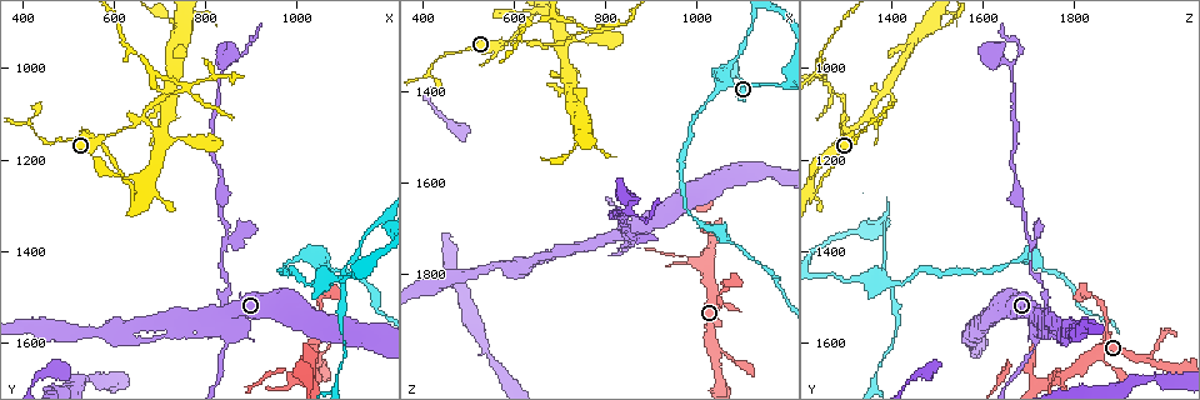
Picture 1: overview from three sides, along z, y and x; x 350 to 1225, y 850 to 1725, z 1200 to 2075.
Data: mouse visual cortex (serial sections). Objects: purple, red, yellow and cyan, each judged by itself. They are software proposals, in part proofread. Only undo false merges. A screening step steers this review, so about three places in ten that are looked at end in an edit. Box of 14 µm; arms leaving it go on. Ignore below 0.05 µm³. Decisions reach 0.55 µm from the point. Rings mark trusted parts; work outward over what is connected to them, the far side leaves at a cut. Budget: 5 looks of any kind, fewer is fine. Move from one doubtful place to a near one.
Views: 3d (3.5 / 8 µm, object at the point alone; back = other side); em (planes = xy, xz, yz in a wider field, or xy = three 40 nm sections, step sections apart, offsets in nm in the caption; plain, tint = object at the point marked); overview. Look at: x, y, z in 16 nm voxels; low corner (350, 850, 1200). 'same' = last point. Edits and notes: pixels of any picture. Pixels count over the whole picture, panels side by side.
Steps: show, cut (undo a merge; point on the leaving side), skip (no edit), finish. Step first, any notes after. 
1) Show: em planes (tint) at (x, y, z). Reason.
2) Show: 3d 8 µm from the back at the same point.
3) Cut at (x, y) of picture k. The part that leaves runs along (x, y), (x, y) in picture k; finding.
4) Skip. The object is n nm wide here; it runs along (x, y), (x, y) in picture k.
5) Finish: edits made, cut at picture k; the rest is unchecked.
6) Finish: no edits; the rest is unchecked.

Show: 3d 8 µm at (635, 1130, 1290). Thin neck.

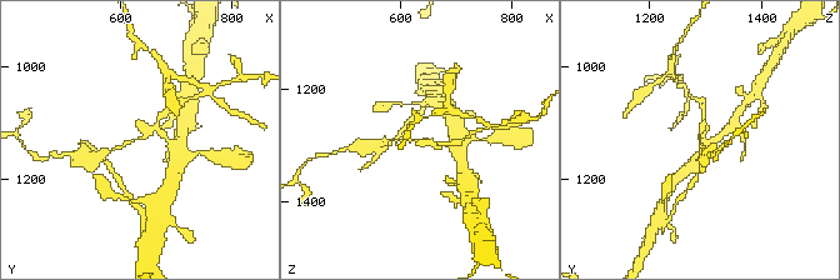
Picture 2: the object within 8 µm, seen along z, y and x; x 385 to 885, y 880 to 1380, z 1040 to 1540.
Show: 3d 3.5 µm at (630, 1130, 1290).

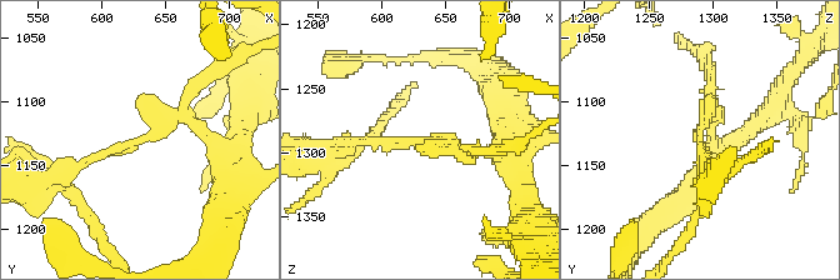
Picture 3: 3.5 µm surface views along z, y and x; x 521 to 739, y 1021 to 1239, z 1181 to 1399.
Show: em xy step 5 (tint) at (638, 1128, 1290). Now the EM.

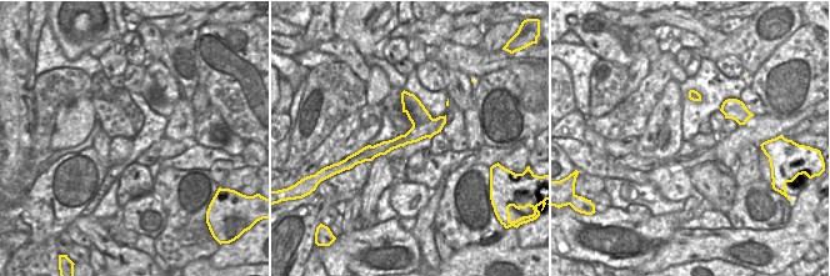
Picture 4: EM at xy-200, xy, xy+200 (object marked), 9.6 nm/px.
Cut at (210, 151) of picture 3. The part that leaves runs along (163, 121), (183, 114), (225, 151), (240, 133) in picture 3; two cells meet here.

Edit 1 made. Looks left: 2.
Show: 3d 3.5 µm at (1175, 1335, 1395). Thin arm on a thick one.

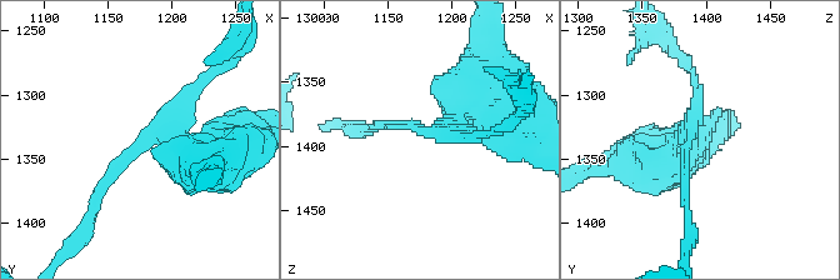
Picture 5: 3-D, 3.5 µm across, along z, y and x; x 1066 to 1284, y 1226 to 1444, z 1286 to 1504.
Show: em xy step 3 (tint) at (1178, 1330, 1388). 3 arms meet here; the arms are 100, 150, 400 nm wide; now the EM.

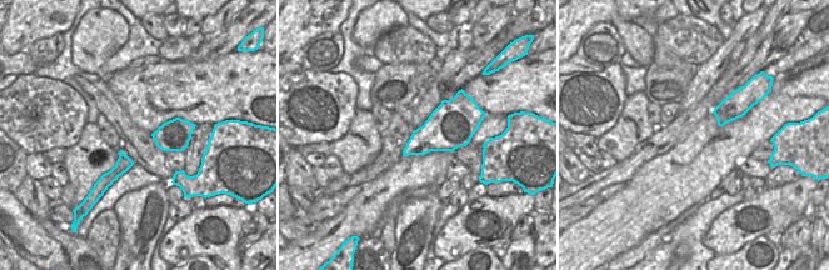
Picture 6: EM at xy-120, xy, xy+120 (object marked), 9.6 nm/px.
Cut at (166, 163) of picture 5. The part that leaves runs along (176, 139), (199, 161), (199, 181) in picture 5; two cells meet here.

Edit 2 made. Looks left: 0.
Finish: edits made, cut at picture 3, cut at picture 5; the rest is unchecked.

